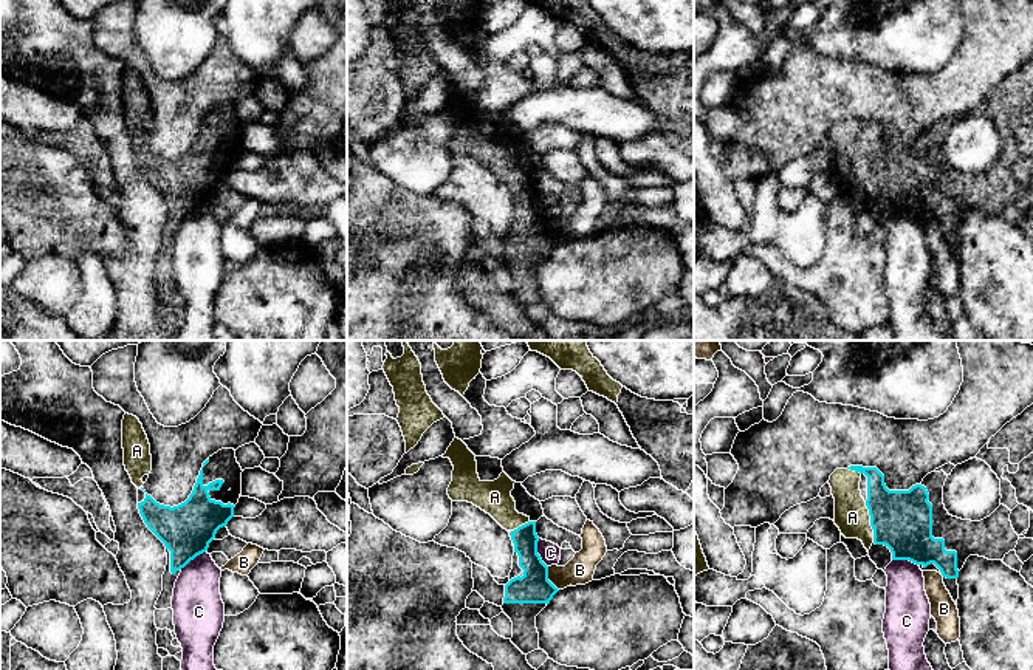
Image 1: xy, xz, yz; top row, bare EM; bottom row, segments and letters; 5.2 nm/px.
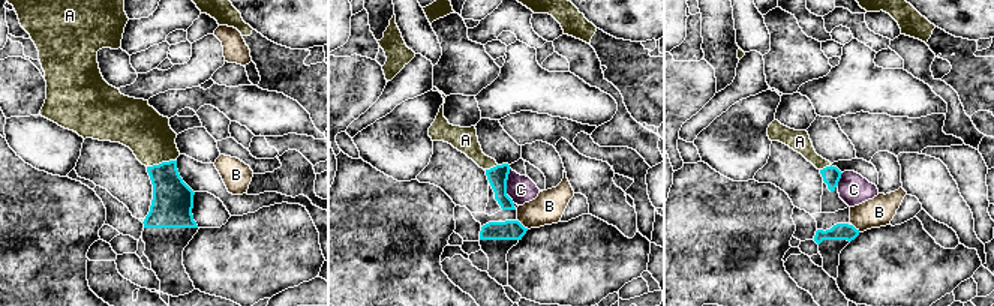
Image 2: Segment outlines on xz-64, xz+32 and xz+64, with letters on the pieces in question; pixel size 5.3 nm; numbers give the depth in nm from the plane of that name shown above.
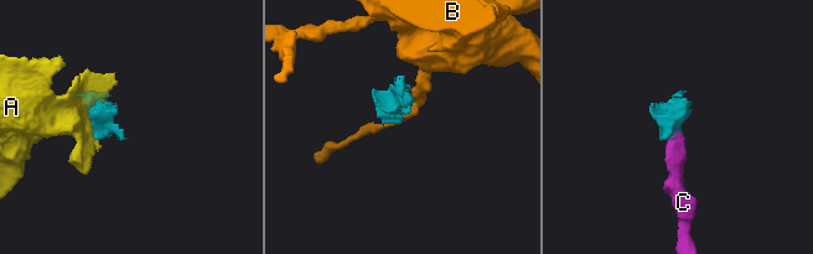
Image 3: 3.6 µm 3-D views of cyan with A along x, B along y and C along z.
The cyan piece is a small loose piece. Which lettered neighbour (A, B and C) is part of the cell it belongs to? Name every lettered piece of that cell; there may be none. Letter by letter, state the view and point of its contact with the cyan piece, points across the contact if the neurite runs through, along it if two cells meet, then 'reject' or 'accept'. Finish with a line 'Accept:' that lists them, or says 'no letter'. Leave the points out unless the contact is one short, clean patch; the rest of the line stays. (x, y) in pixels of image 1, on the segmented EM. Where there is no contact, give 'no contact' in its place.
A: yz (871, 522) | accept
B: xz (547, 579) | along xz (547, 567), (547, 579), (558, 590) | reject
C: xz (536, 553) | along xz (538, 539), (538, 554), (547, 567) | reject
Accept: A

